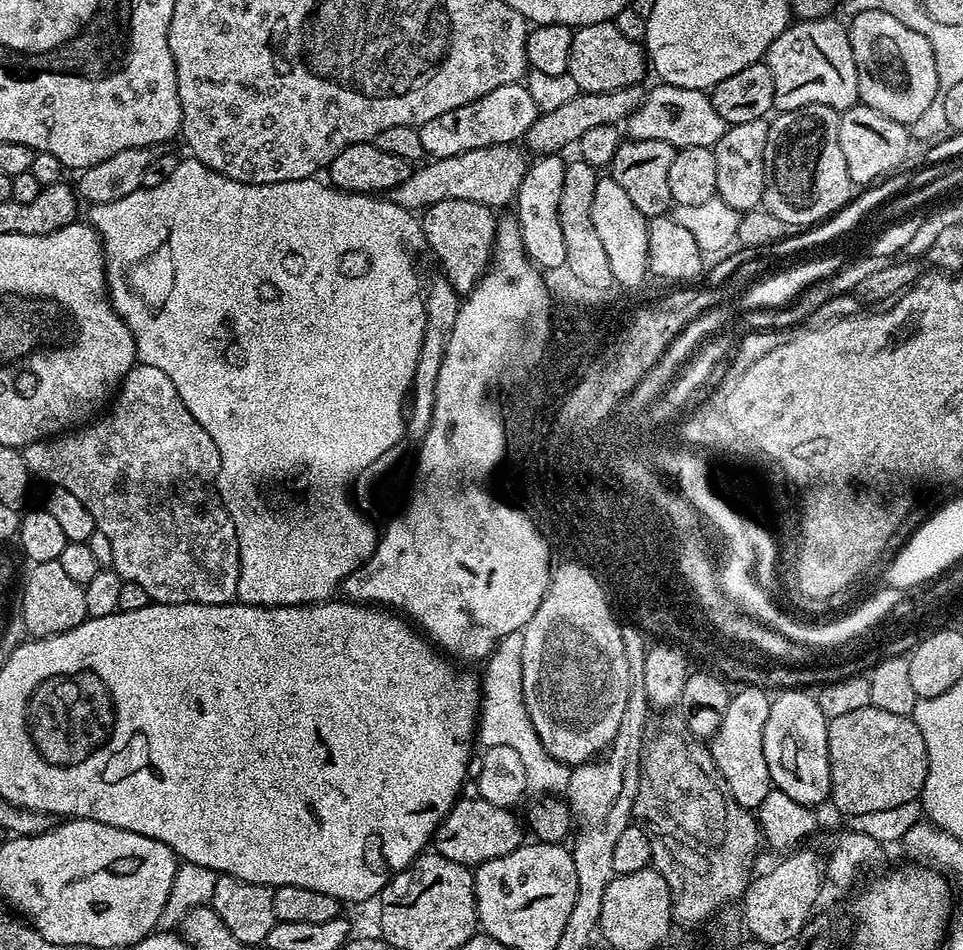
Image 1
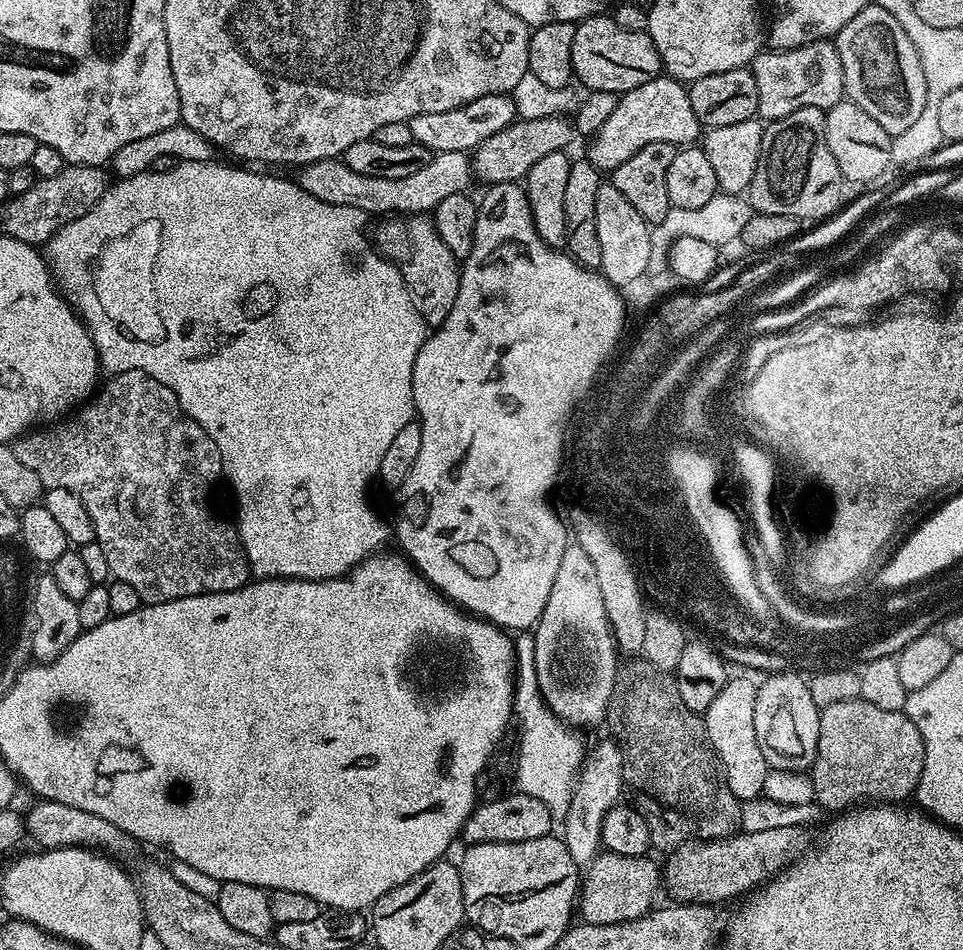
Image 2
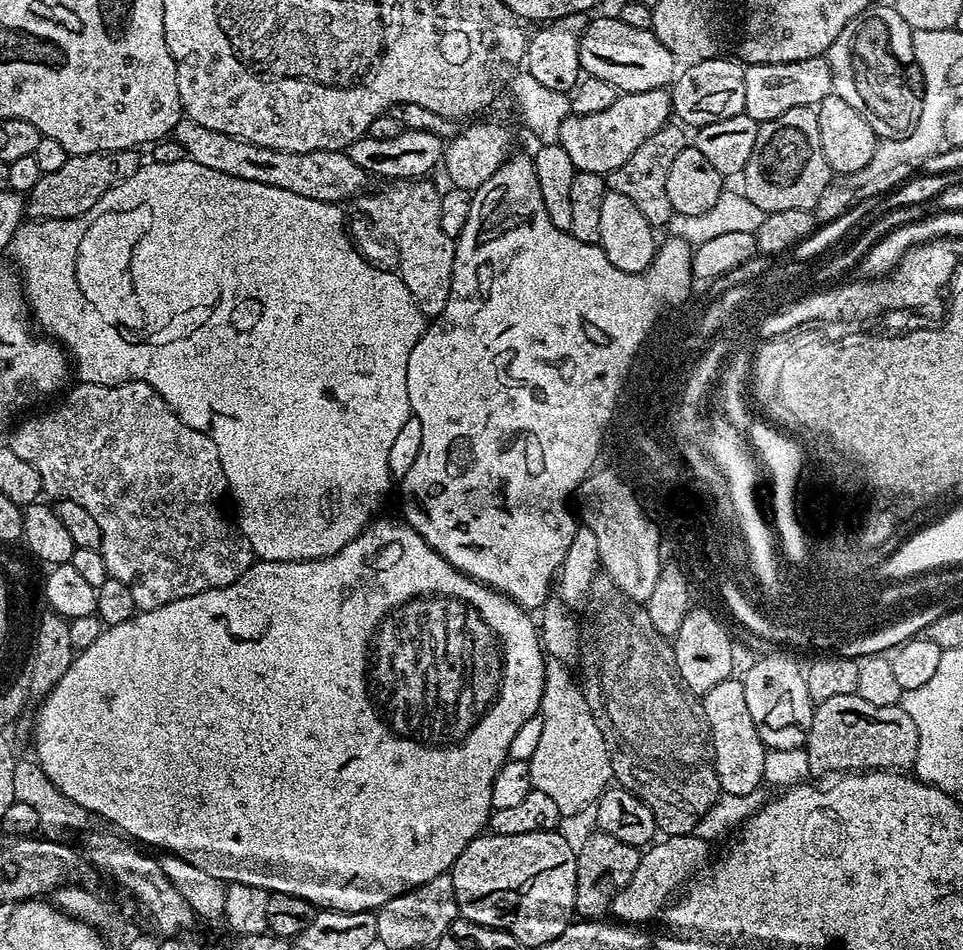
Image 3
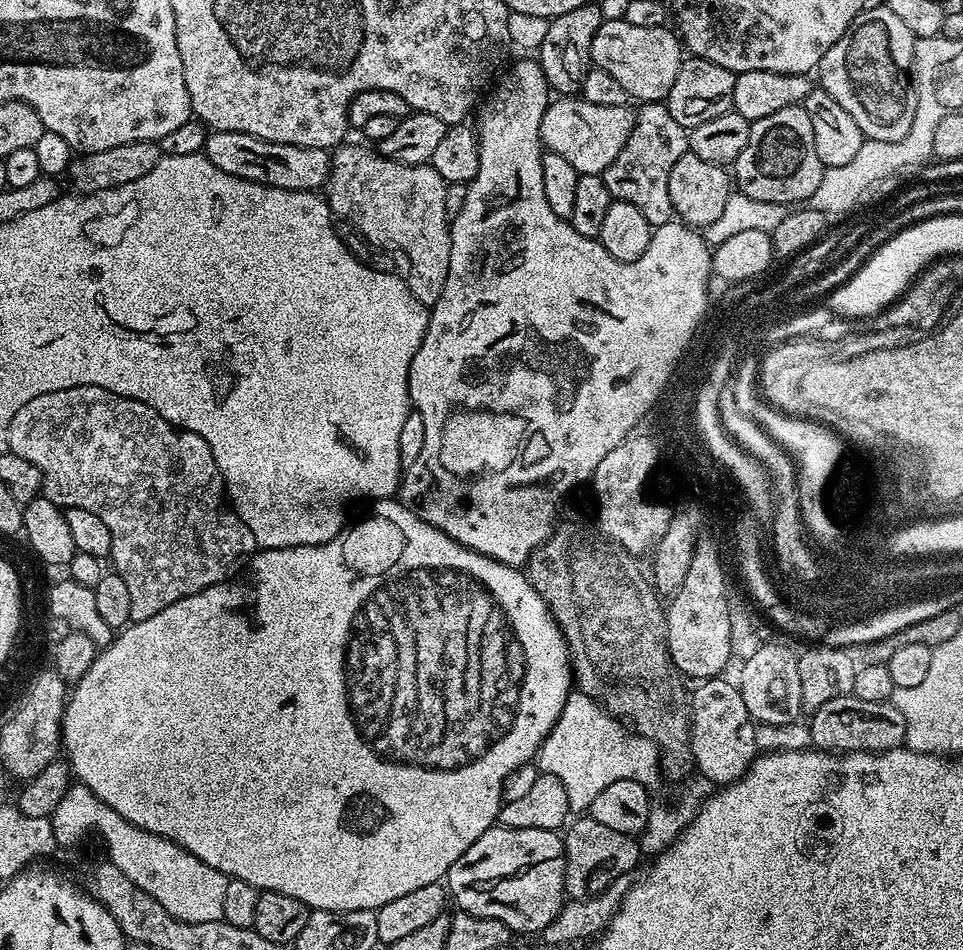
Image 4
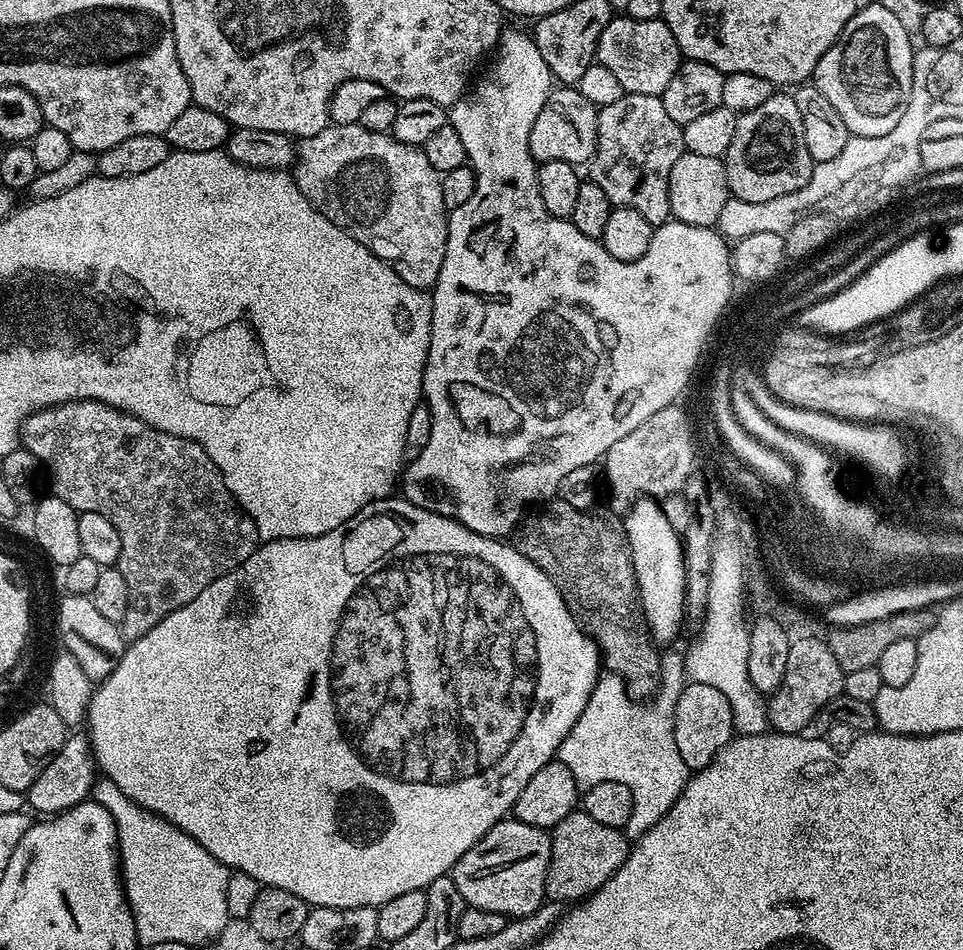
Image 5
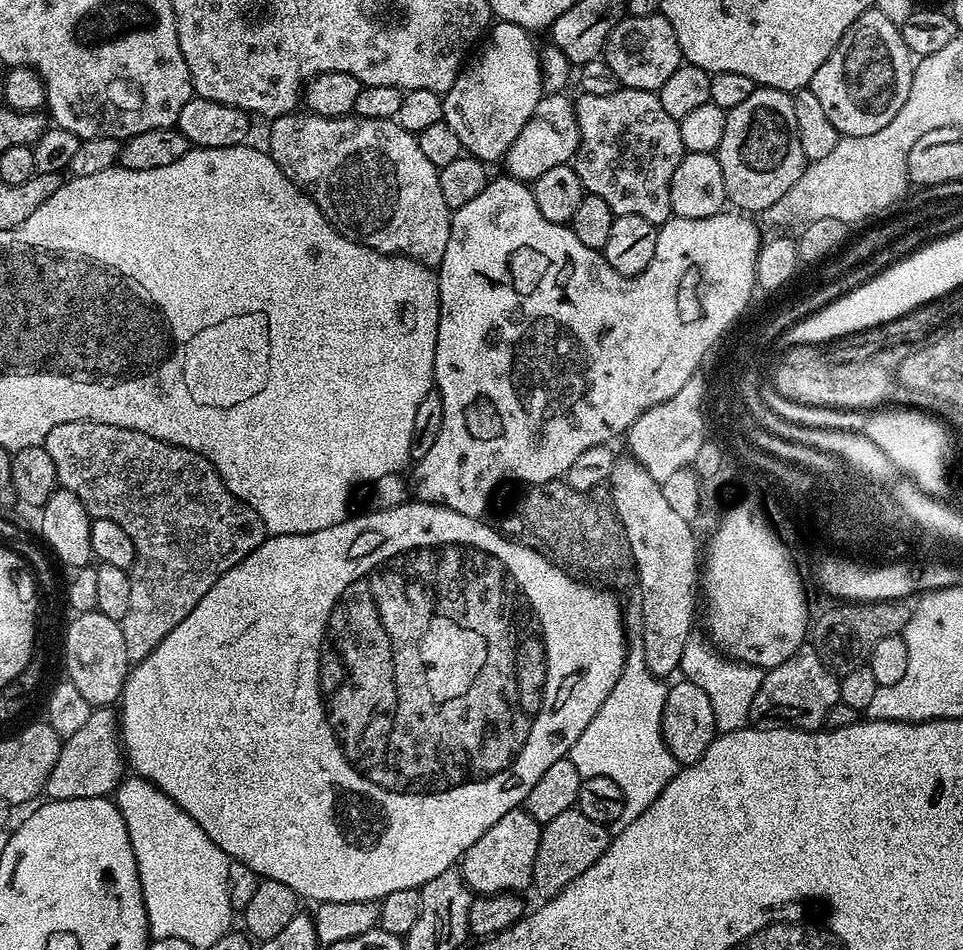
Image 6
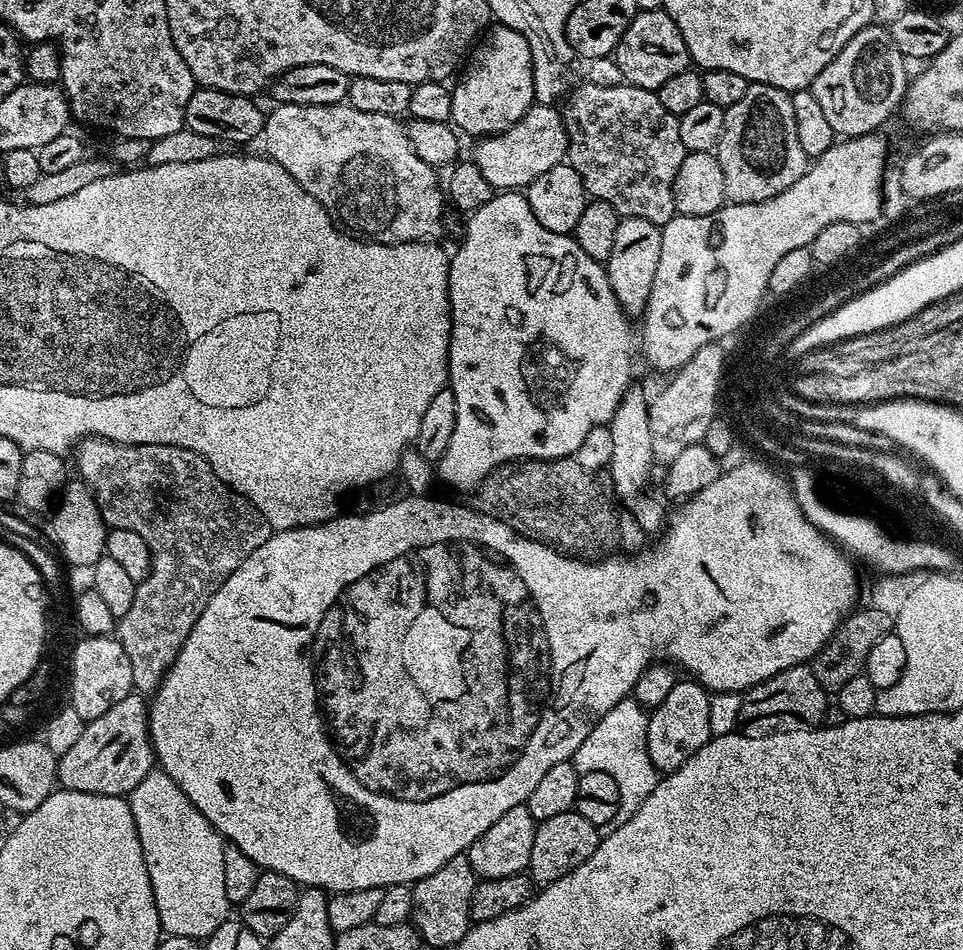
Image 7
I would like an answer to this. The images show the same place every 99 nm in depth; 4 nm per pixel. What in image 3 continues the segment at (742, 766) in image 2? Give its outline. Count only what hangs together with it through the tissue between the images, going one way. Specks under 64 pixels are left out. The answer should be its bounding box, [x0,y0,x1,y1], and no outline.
[702,678,766,796]

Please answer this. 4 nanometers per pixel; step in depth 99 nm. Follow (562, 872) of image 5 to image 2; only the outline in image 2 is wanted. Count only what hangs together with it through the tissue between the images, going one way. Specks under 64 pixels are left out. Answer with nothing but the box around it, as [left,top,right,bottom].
[578,850,662,924]

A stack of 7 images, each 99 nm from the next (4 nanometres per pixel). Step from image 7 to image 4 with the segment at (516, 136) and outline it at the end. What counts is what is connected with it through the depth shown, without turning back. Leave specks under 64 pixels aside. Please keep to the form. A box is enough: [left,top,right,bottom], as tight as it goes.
[540,95,635,176]

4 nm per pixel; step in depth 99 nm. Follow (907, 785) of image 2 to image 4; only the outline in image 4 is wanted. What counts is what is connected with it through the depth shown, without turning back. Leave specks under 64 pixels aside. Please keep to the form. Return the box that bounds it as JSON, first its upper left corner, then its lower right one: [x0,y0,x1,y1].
[808,696,905,752]

